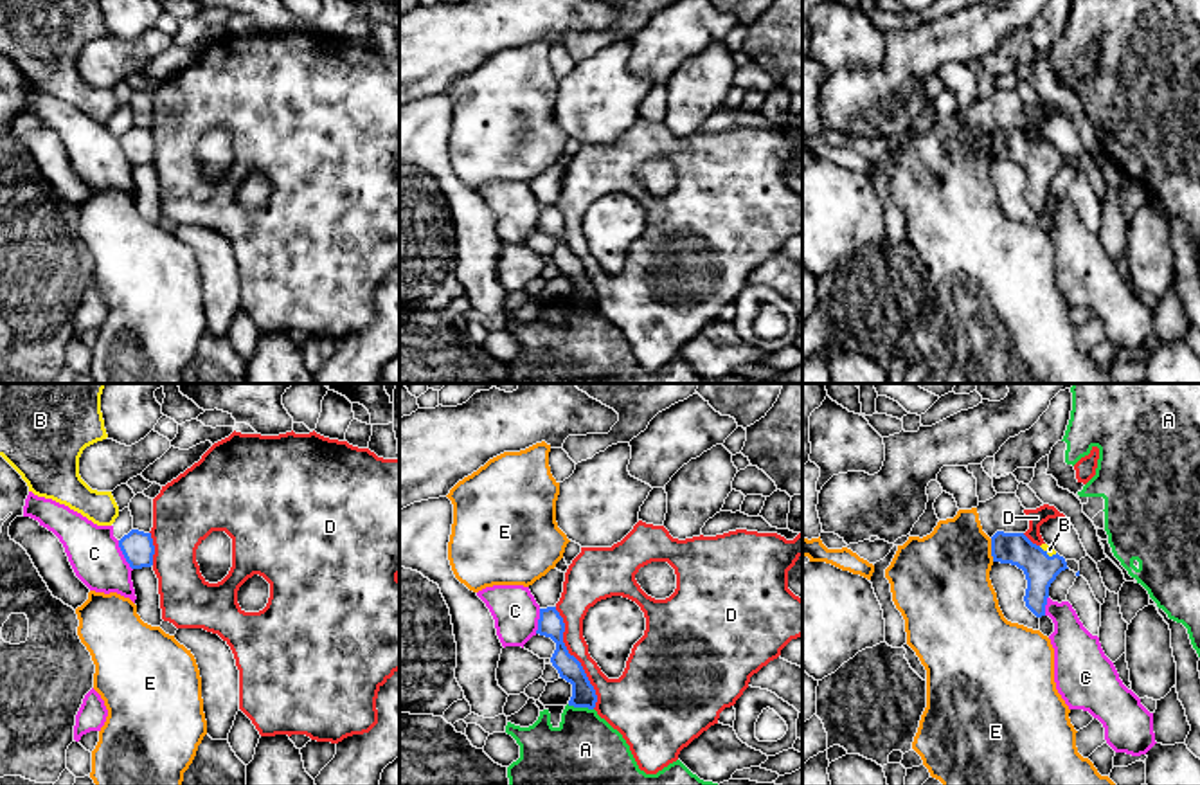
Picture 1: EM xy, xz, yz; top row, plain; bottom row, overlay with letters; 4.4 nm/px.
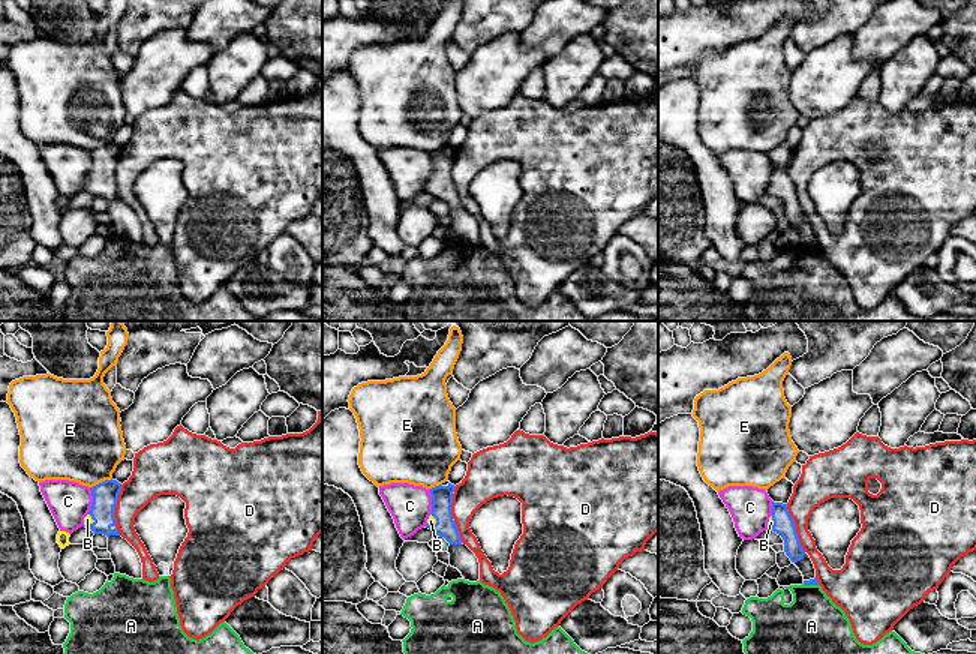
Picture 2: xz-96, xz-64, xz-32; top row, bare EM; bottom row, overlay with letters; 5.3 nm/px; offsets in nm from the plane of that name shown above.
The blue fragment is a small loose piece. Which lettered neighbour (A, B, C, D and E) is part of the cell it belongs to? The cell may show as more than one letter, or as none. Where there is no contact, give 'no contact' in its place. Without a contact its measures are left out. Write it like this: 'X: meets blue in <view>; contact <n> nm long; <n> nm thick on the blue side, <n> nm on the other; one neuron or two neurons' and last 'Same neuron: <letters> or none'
A: meets blue in xz; contact 120 nm long; 110 nm thick on the blue side, 400 nm on the other; two neurons
B: meets blue in yz; contact 90 nm long; 150 nm thick on the blue side, 40 nm on the other; one neuron
C: meets blue in xy; contact 150 nm long; 140 nm thick on the blue side, 240 nm on the other; two neurons
D: meets blue in xz; contact 480 nm long; 110 nm thick on the blue side, 160 nm on the other; two neurons
E: meets blue in yz; contact 110 nm long; 150 nm thick on the blue side, 400 nm on the other; two neurons
Same neuron: B

